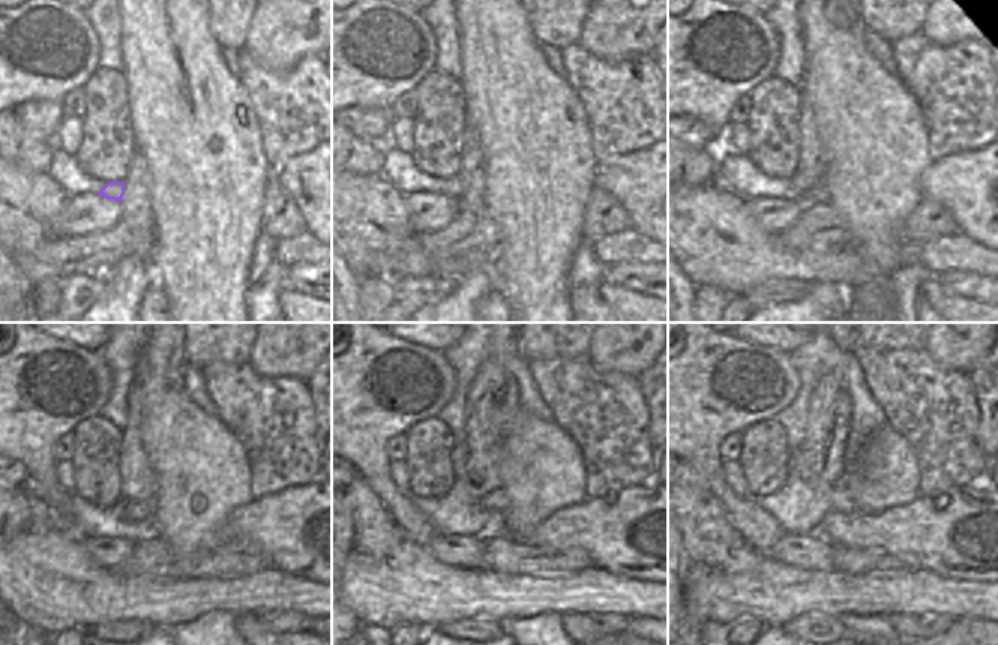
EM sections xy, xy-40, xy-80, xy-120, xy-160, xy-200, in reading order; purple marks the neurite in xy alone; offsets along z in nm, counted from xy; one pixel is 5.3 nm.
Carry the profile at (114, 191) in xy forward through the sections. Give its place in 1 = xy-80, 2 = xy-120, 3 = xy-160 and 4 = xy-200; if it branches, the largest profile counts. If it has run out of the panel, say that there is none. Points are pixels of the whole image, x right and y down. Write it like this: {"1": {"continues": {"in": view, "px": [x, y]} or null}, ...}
{"1": {"continues": {"in": "xy-80", "px": [803, 183]}}, "2": {"continues": {"in": "xy-120", "px": [141, 510]}}, "3": {"continues": {"in": "xy-160", "px": [495, 501]}}, "4": {"continues": {"in": "xy-200", "px": [844, 500]}}}

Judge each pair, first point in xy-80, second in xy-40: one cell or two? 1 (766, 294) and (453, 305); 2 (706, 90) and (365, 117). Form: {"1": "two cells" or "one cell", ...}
{"1": "two cells", "2": "two cells"}

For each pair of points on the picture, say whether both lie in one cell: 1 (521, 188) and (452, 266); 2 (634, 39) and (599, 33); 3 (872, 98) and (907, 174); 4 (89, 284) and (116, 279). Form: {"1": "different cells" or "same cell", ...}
{"1": "different cells", "2": "same cell", "3": "same cell", "4": "different cells"}

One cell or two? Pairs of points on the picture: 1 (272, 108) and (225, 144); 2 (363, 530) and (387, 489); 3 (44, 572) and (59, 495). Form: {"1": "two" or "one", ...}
{"1": "two", "2": "two", "3": "two"}

